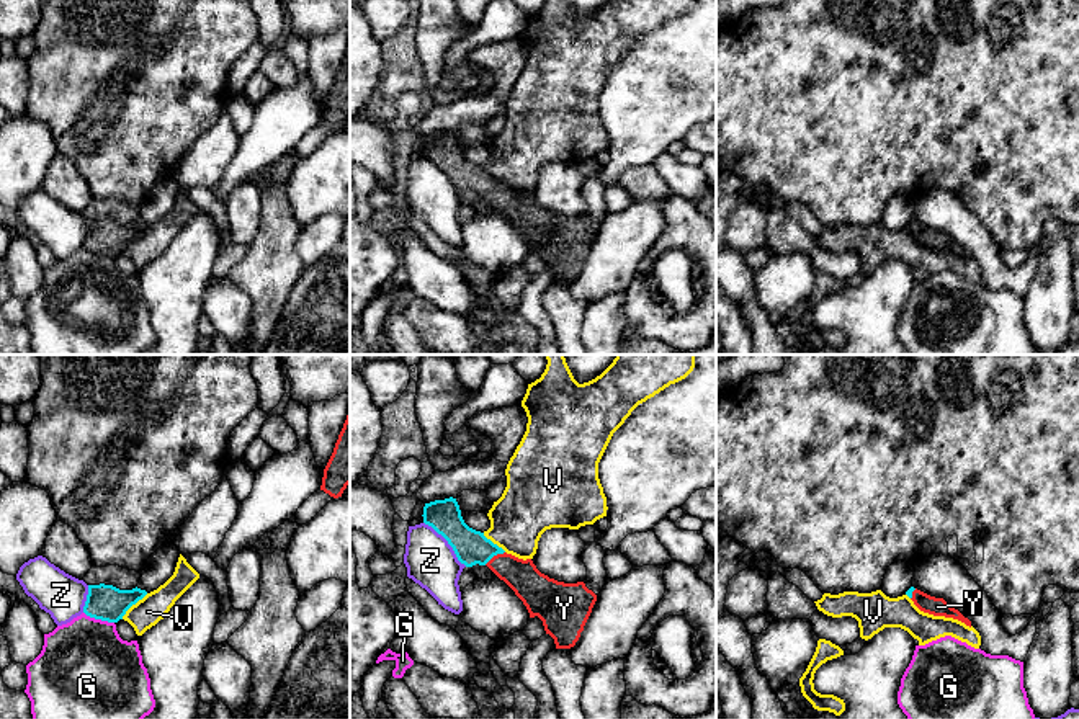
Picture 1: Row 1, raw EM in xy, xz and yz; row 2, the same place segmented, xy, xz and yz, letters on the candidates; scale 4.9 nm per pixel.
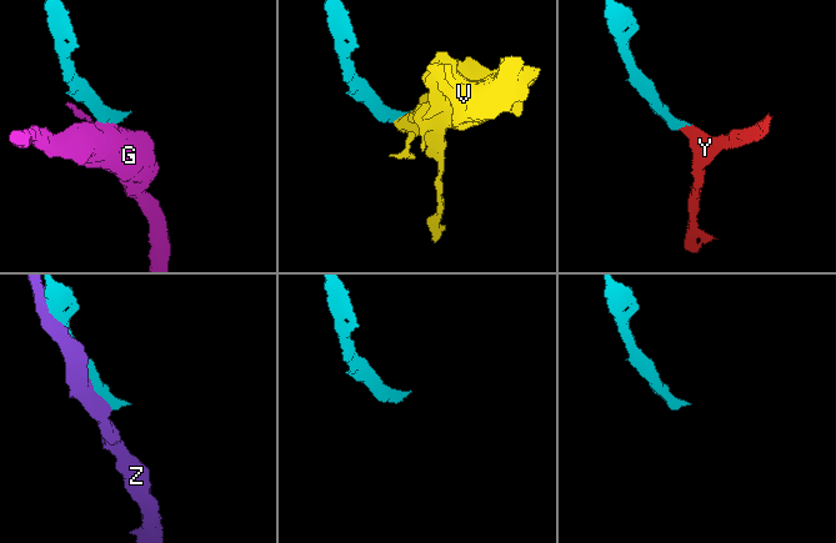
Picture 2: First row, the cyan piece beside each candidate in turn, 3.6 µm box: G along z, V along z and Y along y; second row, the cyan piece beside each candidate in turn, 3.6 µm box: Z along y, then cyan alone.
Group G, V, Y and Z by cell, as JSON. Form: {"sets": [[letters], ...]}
{"sets": [["G"], ["V"], ["Y"], ["Z"]]}

